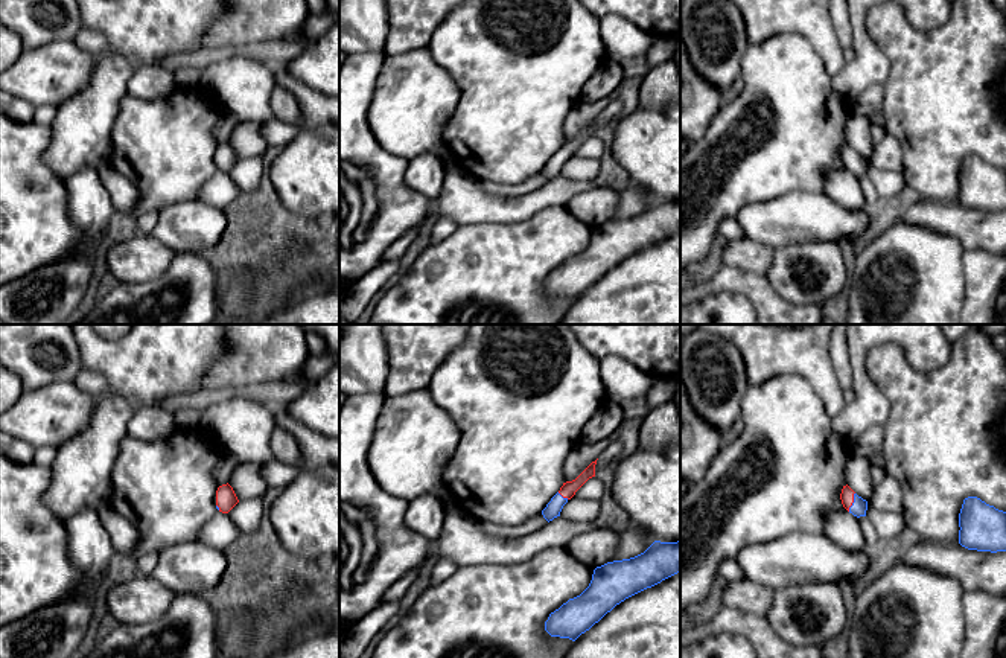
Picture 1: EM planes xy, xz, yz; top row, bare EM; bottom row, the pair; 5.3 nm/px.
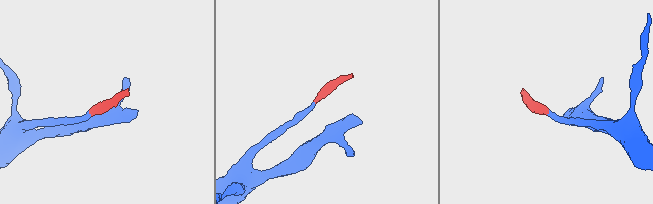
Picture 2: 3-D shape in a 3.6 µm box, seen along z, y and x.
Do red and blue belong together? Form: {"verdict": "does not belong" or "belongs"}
{"verdict": "belongs"}

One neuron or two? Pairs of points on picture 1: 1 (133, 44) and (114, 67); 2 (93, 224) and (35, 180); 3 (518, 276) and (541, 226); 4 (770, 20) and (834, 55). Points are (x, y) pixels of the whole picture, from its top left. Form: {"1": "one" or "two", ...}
{"1": "two", "2": "two", "3": "one", "4": "one"}

